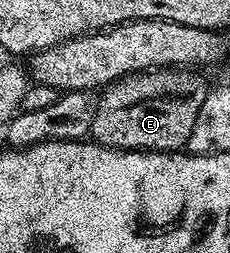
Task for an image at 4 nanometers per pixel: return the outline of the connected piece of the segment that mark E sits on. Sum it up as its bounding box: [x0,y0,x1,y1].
[92,68,207,152]

